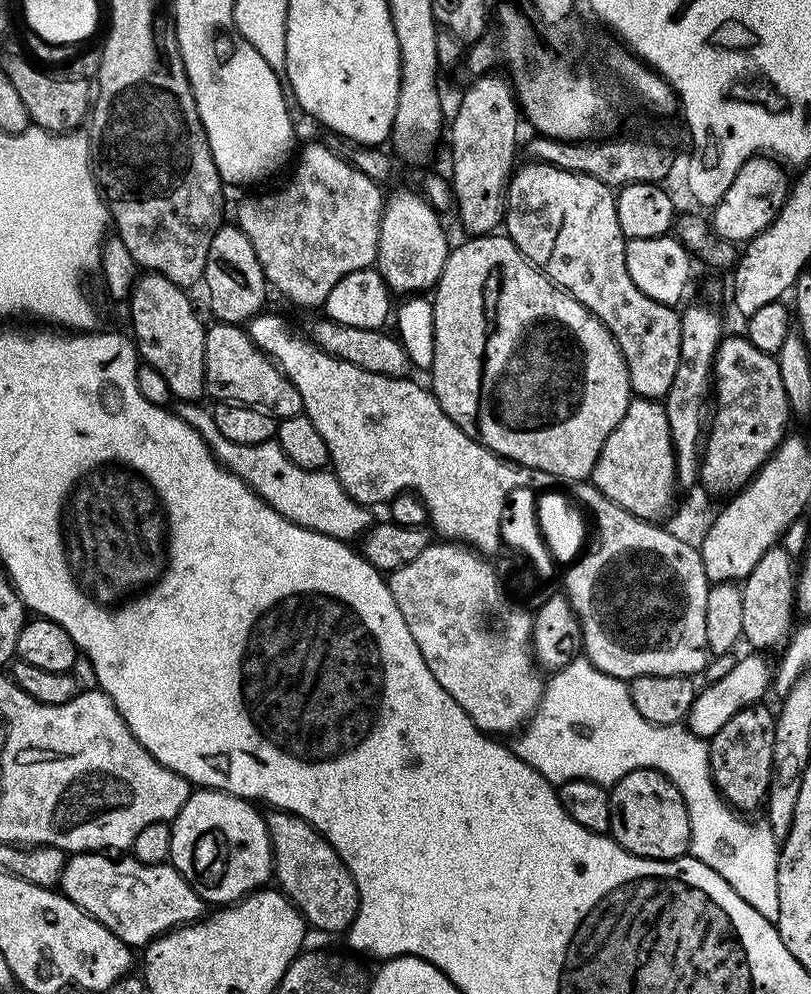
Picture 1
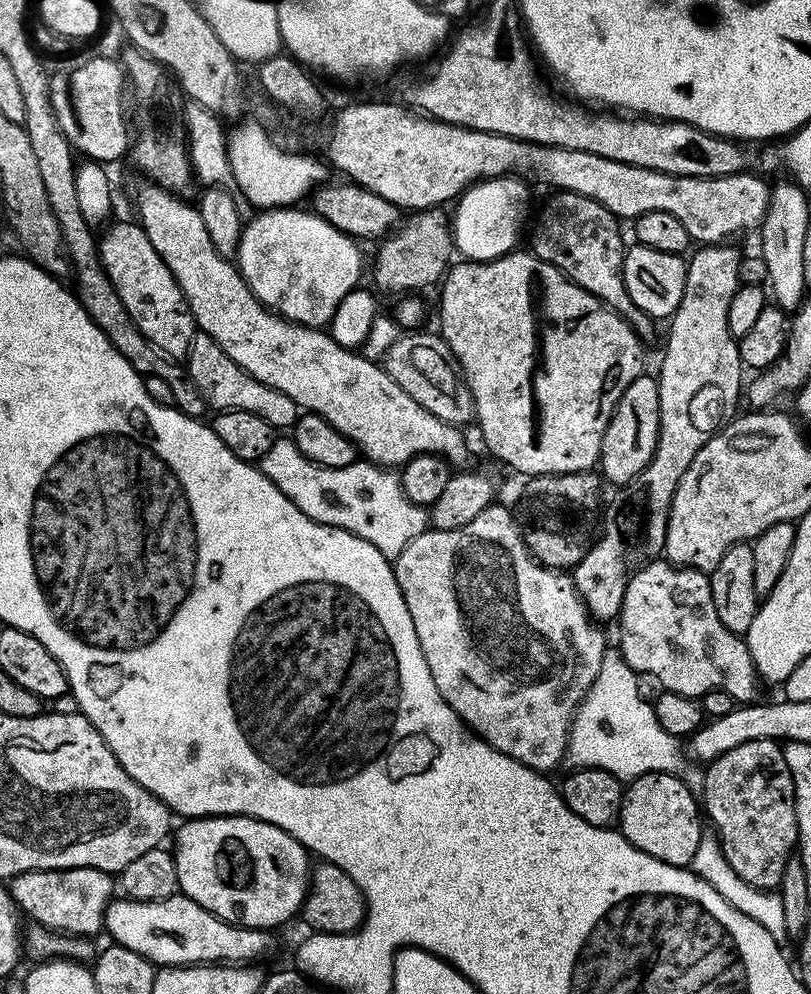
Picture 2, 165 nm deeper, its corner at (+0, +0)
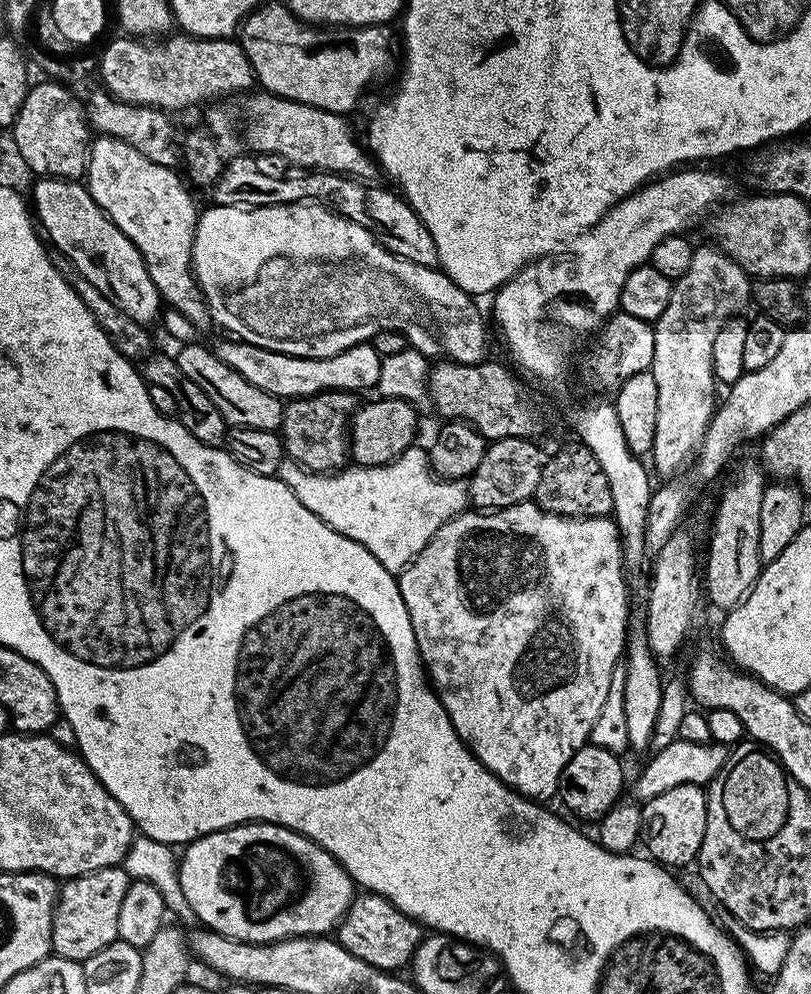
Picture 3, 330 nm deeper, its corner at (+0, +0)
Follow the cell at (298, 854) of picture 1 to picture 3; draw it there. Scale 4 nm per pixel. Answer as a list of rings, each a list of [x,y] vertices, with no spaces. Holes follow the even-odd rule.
[[[371,890],[353,895],[352,904],[346,910],[346,914],[339,917],[336,930],[335,939],[354,958],[361,959],[370,967],[379,968],[391,974],[400,970],[396,968],[407,969],[411,965],[412,955],[422,942],[421,925],[408,917],[405,912],[396,909],[386,897],[379,896]]]

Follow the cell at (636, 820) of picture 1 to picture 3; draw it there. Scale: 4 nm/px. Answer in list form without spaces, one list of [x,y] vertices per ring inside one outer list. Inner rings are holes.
[[[699,784],[674,786],[654,798],[643,801],[641,807],[640,835],[642,844],[648,847],[647,855],[669,869],[684,868],[700,854],[702,838],[706,834],[708,798]]]

